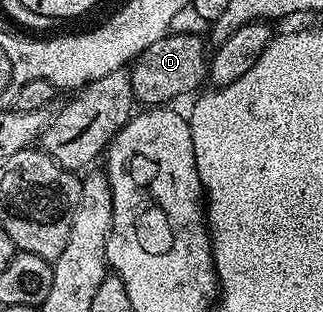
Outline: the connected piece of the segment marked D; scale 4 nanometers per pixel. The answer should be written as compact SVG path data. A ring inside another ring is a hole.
M168 33L155 40L151 48L141 53L129 70L134 99L145 108L161 108L173 104L180 94L202 89L201 81L210 77L210 55L205 54L205 38L200 34ZM201 86L201 87L200 87ZM142 102L142 103L141 103Z

